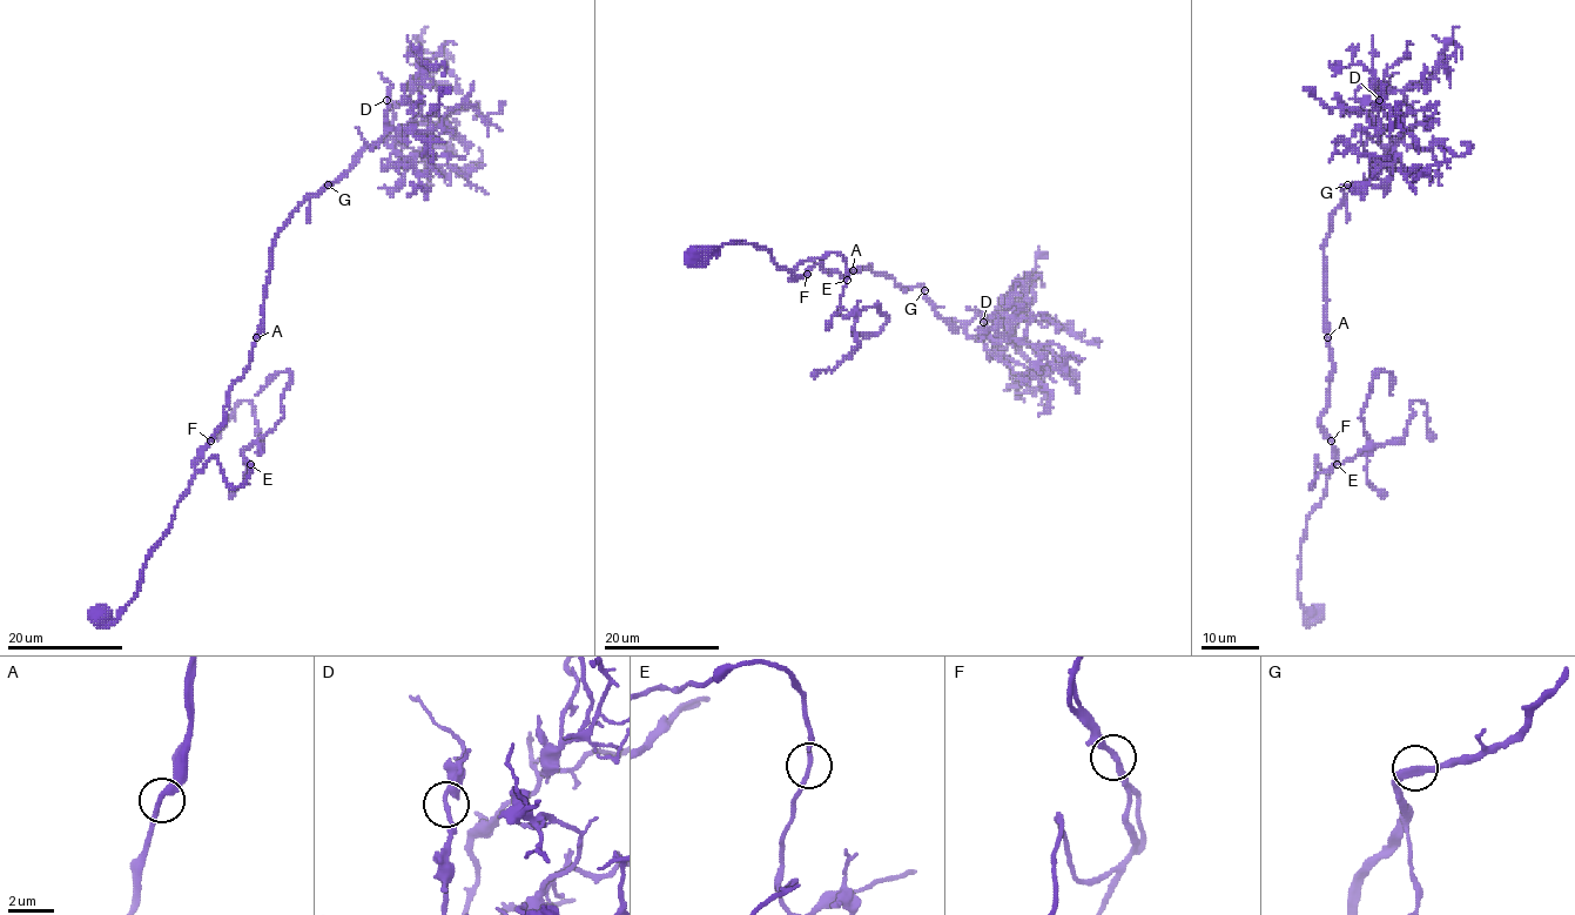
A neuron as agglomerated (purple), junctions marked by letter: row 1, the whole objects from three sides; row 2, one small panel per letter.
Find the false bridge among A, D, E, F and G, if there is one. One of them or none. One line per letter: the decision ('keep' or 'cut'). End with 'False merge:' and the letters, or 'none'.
A: keep
D: keep
E: keep
F: keep
G: keep
False merge: none

